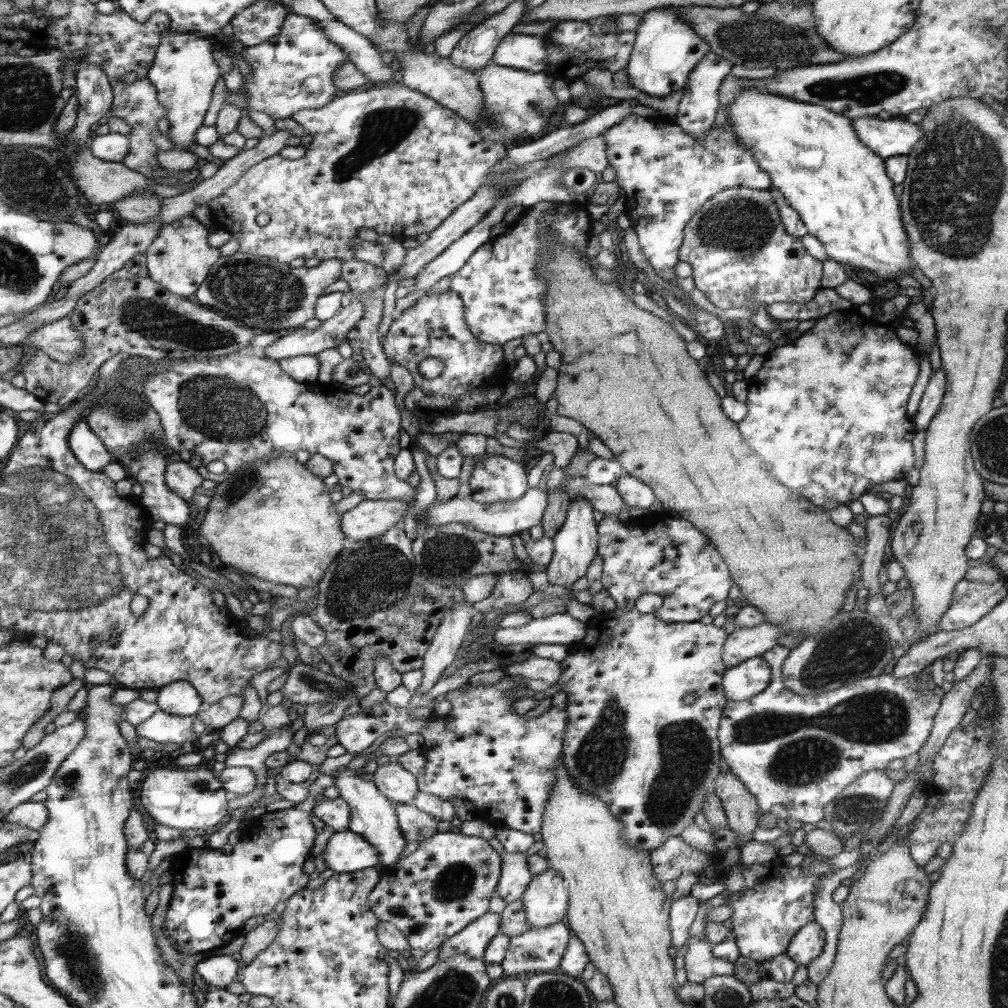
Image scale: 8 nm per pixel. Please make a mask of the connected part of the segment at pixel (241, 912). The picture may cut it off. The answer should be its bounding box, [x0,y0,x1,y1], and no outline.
[163,792,316,954]

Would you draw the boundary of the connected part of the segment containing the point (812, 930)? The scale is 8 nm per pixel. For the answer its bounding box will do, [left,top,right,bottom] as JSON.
[785,922,826,966]

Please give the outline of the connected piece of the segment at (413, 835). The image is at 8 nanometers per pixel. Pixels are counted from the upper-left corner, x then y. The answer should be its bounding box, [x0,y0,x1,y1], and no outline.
[394,802,438,842]

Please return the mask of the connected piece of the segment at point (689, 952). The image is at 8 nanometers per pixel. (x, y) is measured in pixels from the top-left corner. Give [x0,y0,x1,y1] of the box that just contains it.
[681,937,733,984]

